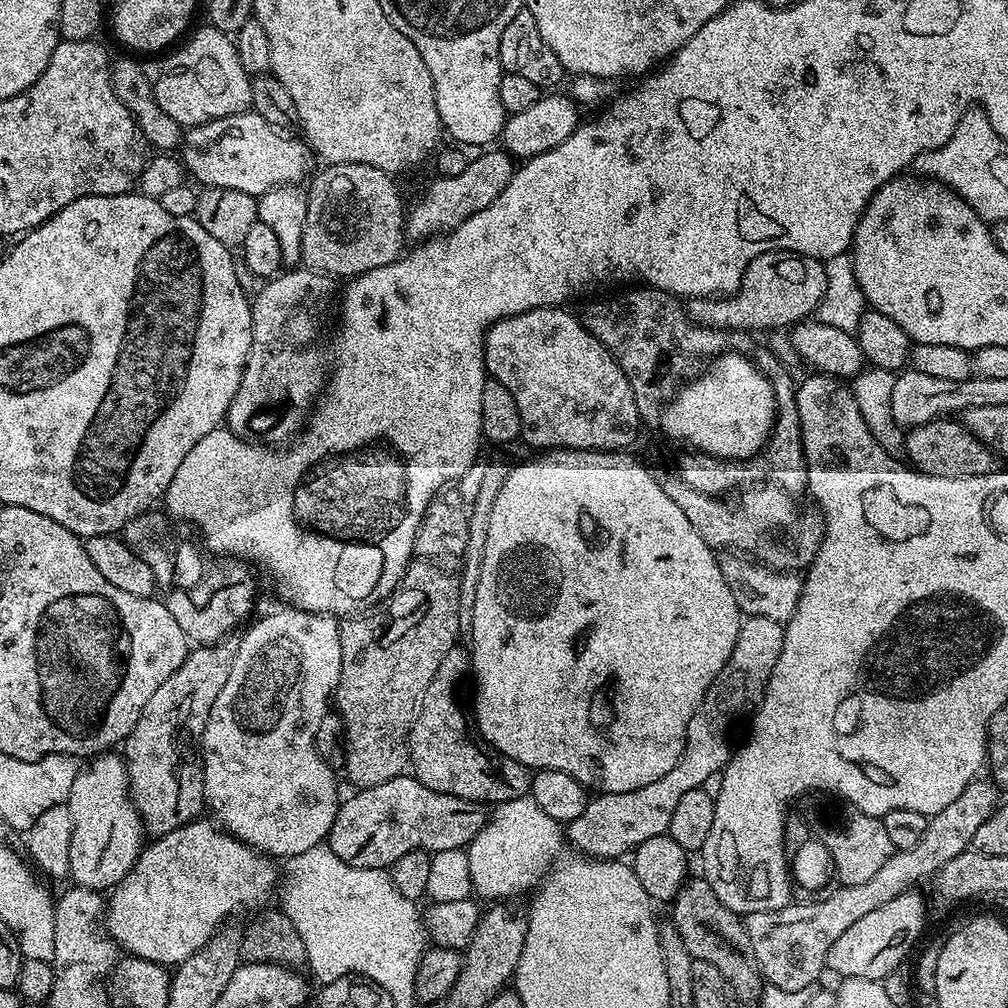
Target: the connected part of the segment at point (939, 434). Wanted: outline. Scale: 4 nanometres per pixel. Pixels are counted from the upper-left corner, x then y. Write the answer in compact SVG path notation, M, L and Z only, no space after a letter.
M941 418L909 427L904 437L902 452L907 463L917 472L946 478L986 474L993 471L998 463L996 453L956 418Z

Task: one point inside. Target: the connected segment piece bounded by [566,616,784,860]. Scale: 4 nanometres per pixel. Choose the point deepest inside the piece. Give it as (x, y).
(614, 824)

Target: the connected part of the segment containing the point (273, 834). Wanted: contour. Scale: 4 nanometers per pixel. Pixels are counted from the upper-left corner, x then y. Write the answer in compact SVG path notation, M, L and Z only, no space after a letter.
M280 606L277 612L262 617L245 634L240 649L238 647L235 649L230 674L226 678L226 686L218 690L218 698L214 698L214 706L210 706L210 718L206 722L204 736L200 740L204 757L204 799L207 807L210 812L212 808L211 815L218 821L219 827L269 858L277 858L276 856L291 858L325 843L328 831L334 826L334 818L336 811L340 809L342 795L340 796L339 790L336 789L337 773L320 757L320 752L316 748L316 735L318 726L322 726L325 716L330 712L330 701L333 699L342 674L343 653L344 643L340 641L340 626L337 617L323 612L304 612L301 608Z

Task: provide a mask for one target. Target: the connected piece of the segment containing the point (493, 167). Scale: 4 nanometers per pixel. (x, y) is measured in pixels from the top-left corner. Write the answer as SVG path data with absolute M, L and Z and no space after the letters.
M503 150L485 151L484 156L476 162L470 162L462 174L441 176L433 179L433 184L424 192L424 197L406 212L406 232L413 241L423 242L433 236L450 232L457 228L466 218L478 214L478 210L486 210L494 198L506 190L514 171L513 157Z

